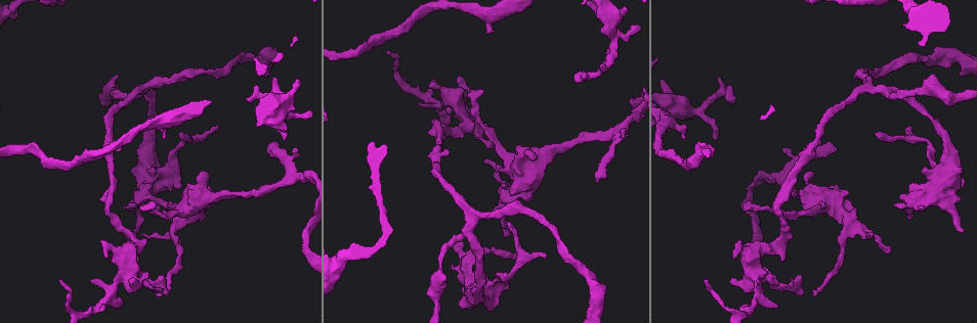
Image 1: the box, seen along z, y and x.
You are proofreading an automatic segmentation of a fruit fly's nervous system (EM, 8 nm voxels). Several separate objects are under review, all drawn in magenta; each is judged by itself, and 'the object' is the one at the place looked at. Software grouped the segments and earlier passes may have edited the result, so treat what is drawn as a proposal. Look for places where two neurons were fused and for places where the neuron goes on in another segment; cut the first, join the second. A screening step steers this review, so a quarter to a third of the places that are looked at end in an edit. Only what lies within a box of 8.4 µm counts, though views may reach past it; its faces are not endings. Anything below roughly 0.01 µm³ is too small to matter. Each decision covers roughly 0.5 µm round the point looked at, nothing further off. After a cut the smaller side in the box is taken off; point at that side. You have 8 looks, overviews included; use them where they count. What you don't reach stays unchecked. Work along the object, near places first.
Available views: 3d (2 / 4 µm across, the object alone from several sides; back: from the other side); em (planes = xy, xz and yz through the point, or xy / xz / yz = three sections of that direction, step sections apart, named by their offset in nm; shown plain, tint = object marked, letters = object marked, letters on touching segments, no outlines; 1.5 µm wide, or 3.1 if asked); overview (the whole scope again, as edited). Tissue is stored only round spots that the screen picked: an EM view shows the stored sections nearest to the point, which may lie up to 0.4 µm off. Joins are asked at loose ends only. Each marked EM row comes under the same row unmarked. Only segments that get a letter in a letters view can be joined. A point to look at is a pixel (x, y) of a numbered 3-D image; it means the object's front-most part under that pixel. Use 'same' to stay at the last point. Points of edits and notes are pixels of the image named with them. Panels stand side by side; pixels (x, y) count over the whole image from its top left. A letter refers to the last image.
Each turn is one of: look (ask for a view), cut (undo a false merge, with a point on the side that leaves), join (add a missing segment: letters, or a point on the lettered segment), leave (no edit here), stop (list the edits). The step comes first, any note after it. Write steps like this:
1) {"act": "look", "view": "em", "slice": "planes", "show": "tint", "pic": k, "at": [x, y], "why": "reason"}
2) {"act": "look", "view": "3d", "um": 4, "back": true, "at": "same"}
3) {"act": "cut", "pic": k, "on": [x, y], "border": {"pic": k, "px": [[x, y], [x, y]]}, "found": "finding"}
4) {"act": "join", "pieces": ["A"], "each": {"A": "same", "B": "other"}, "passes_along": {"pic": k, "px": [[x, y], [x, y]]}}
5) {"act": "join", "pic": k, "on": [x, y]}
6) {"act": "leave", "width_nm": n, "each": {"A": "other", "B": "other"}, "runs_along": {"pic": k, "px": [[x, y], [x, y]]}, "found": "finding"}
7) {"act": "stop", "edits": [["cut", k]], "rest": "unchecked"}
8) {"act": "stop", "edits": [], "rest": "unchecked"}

{"act": "look", "view": "em", "slice": "xz", "step": 4, "show": "tint", "pic": 1, "at": [246, 100], "why": "an open end"}

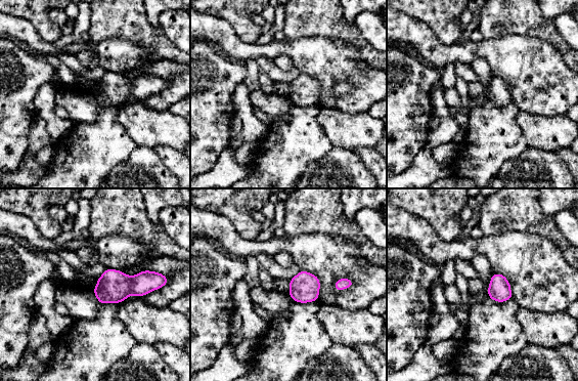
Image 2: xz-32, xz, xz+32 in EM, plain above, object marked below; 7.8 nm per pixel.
{"act": "look", "view": "em", "slice": "planes", "show": "letters", "at": "same"}

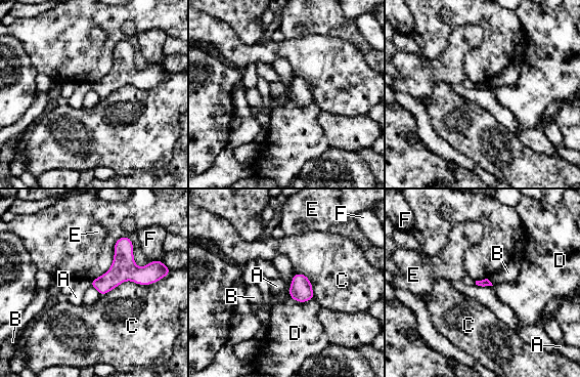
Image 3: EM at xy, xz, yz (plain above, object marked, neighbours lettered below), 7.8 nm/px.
{"act": "leave", "each": {"A": "other", "B": "other", "C": "other", "D": "other", "E": "other", "F": "other"}, "border": {"pic": 3, "px": [[90, 280], [91, 286]]}, "found": "no lettered segment goes on from it"}

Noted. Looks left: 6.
{"act": "look", "view": "em", "slice": "xz", "step": 8, "show": "tint", "pic": 1, "at": [929, 161], "why": "thick turns thin"}

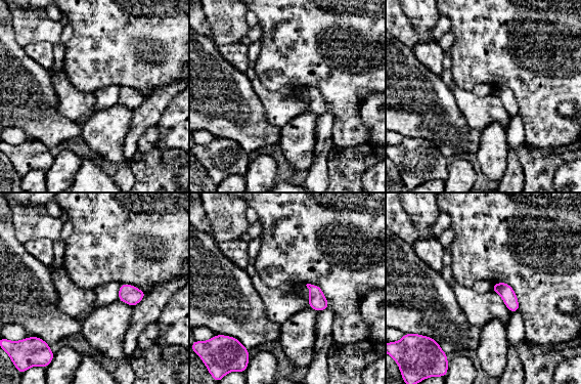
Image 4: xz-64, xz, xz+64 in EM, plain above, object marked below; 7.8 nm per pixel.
{"act": "look", "view": "em", "slice": "planes", "show": "letters", "at": "same", "why": "cut it another way"}

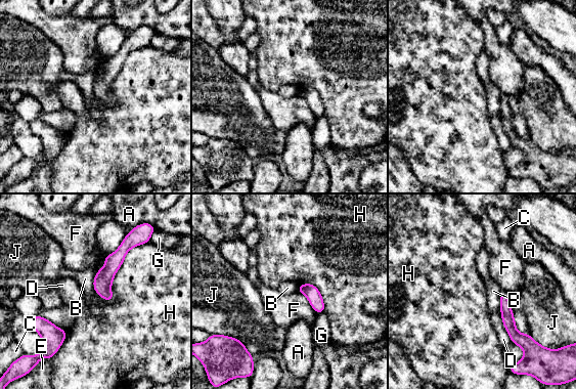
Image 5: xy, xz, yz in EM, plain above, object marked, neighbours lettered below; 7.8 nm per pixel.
{"act": "leave", "each": {"A": "other", "B": "other", "C": "other", "D": "other", "E": "other", "F": "other", "G": "other", "H": "other", "J": "other"}, "border": {"pic": 5, "px": [[144, 243], [103, 300]]}, "found": "continuous, no second neuron"}

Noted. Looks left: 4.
{"act": "look", "view": "3d", "um": 2, "pic": 1, "at": [387, 50], "why": "thin end"}

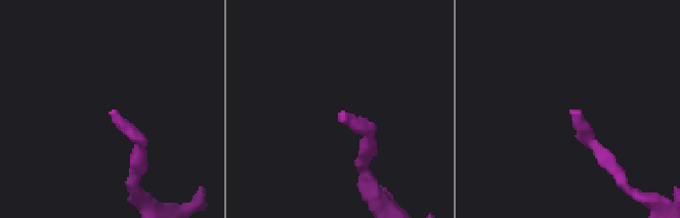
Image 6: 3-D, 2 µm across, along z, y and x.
{"act": "look", "view": "em", "slice": "planes", "show": "letters", "pic": 6, "at": [344, 112]}

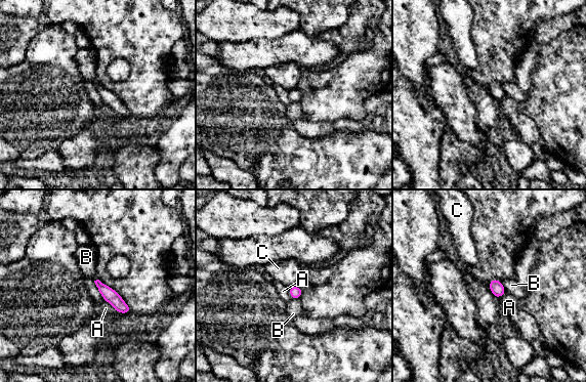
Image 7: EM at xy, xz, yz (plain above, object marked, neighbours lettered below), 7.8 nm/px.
{"act": "leave", "width_nm": 90, "each": {"A": "other", "B": "other", "C": "other"}, "runs_along": {"pic": 7, "px": [[98, 284], [126, 310]]}, "found": "none of them fits"}

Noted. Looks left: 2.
{"act": "stop", "edits": [], "rest": "unchecked"}

